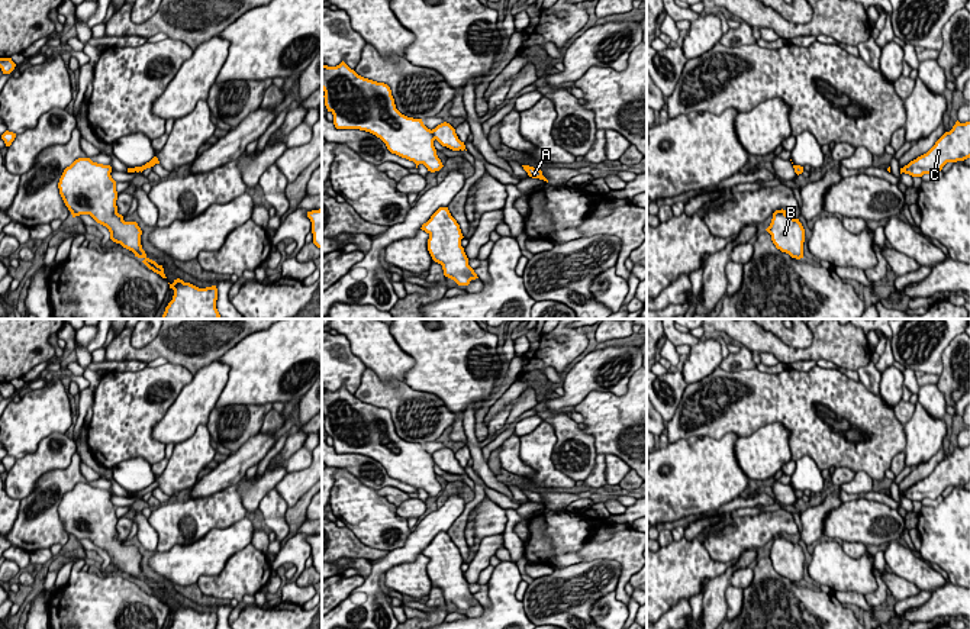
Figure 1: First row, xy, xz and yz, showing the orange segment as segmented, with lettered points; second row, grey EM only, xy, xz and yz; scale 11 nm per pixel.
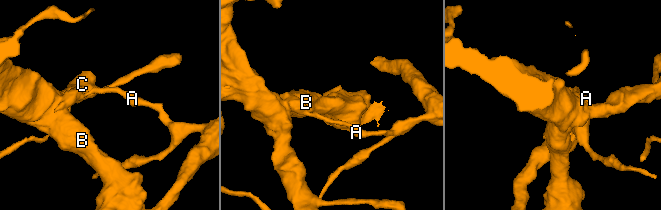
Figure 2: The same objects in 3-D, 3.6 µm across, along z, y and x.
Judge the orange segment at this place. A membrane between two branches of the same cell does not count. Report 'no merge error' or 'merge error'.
merge error

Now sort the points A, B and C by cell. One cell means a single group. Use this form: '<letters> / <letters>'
A / B C

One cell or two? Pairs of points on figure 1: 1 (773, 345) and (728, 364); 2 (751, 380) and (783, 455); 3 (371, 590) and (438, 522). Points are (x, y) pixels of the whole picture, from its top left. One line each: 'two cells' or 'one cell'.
1: two cells
2: two cells
3: one cell

